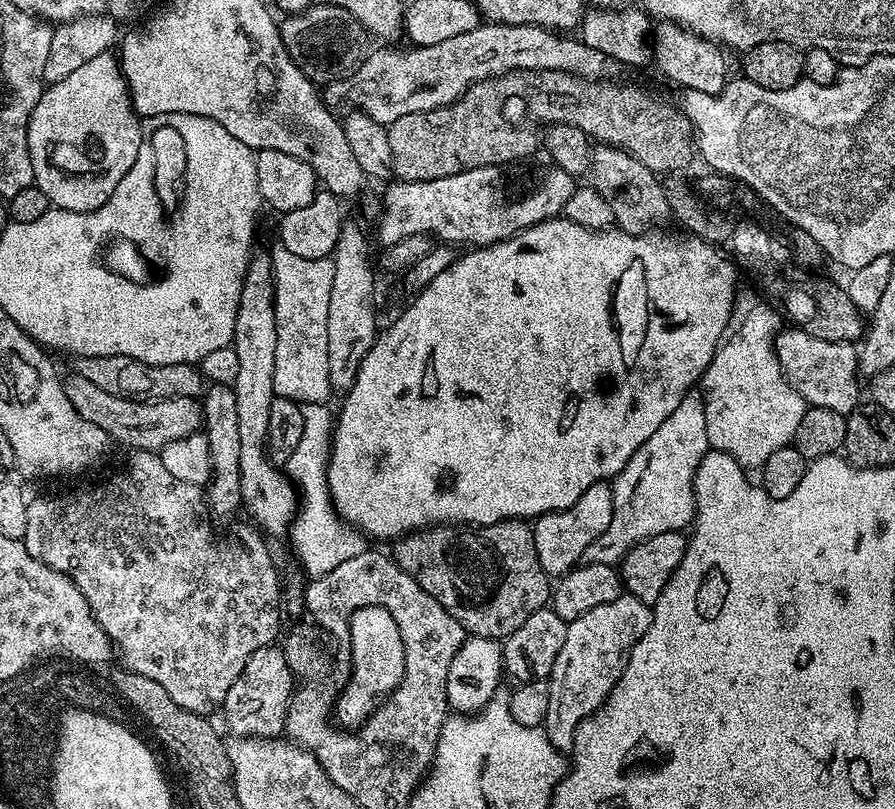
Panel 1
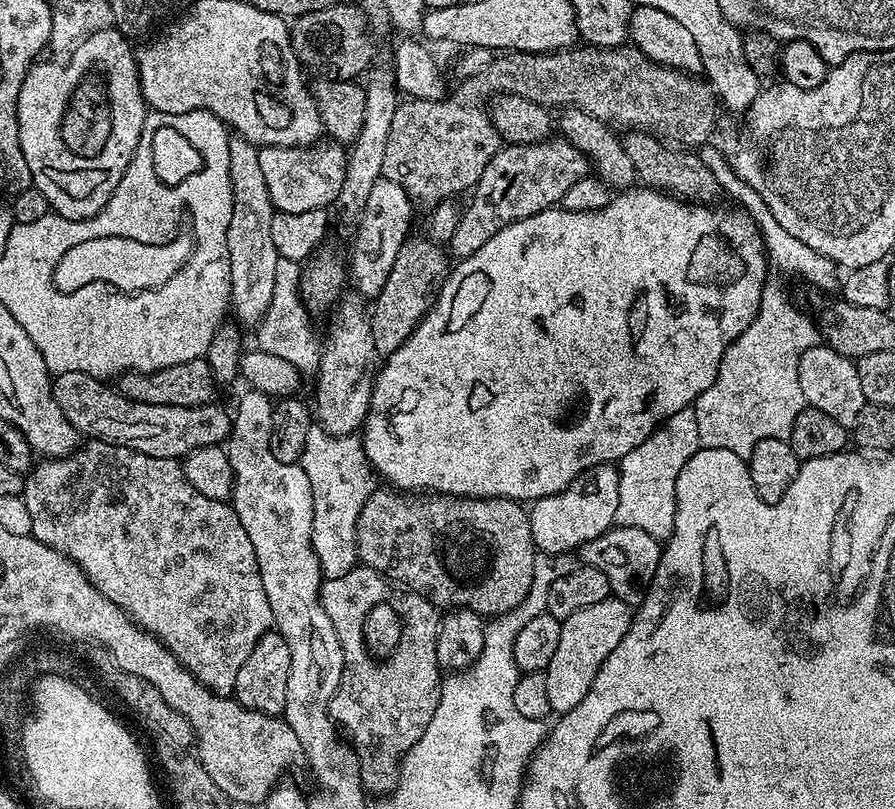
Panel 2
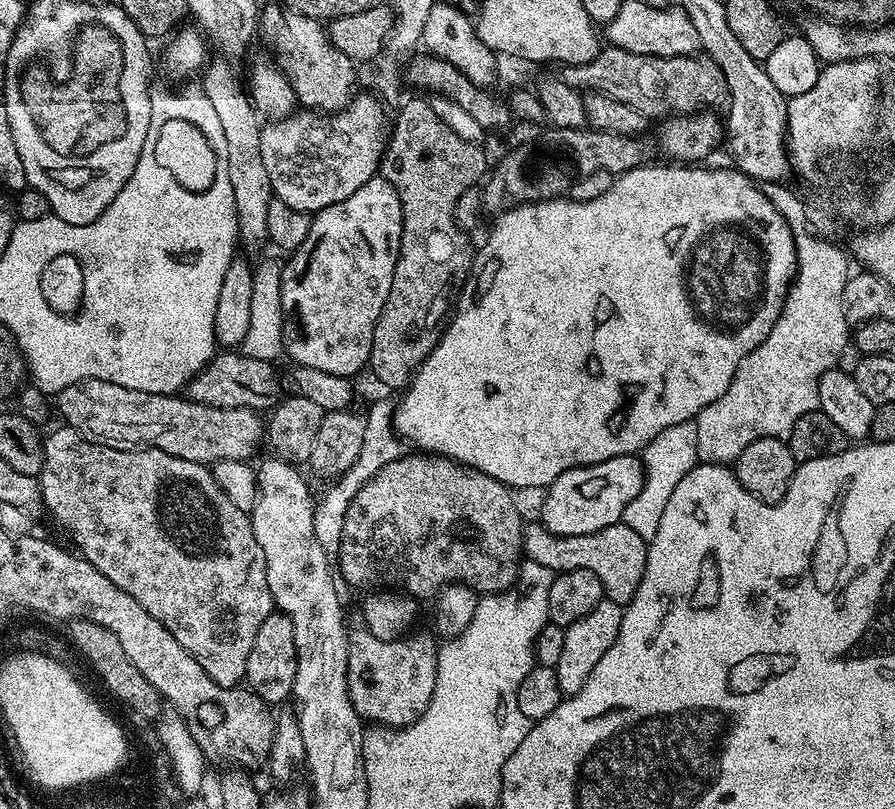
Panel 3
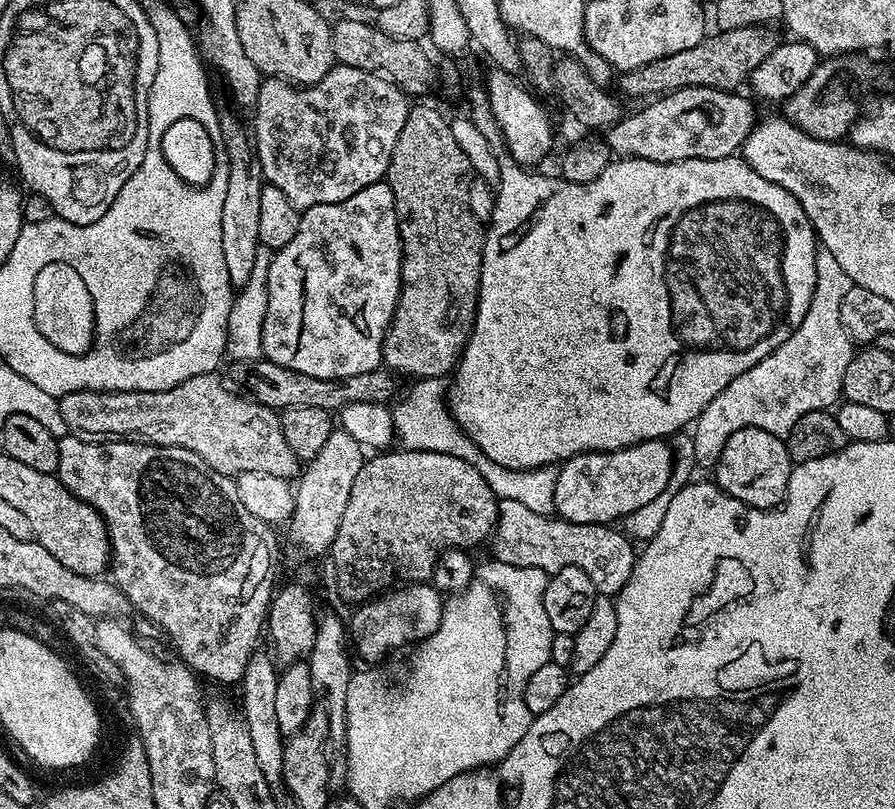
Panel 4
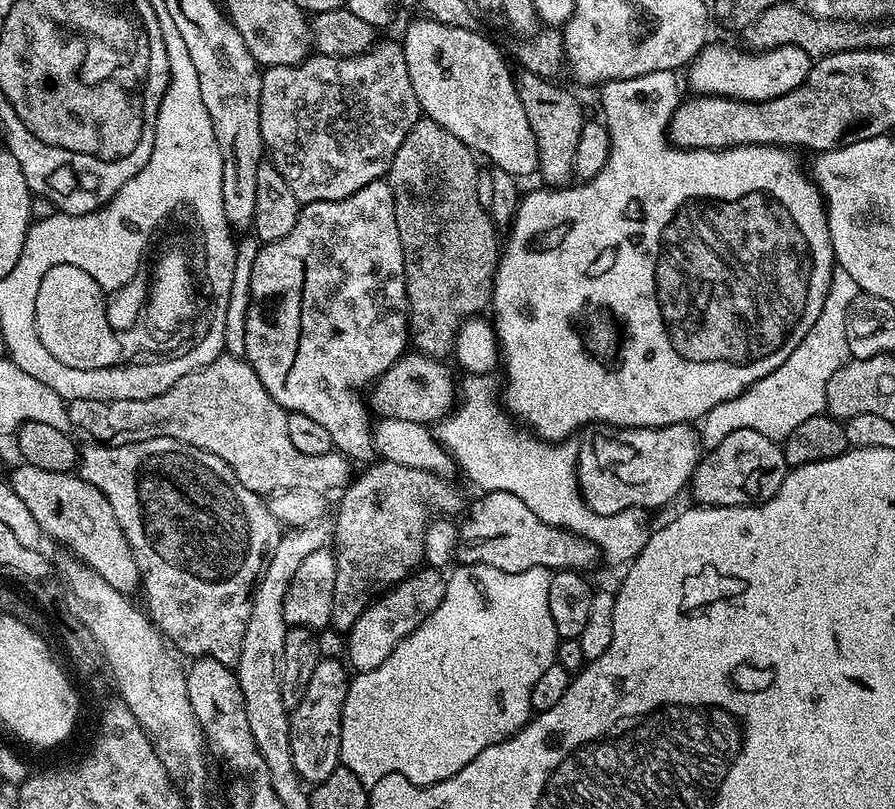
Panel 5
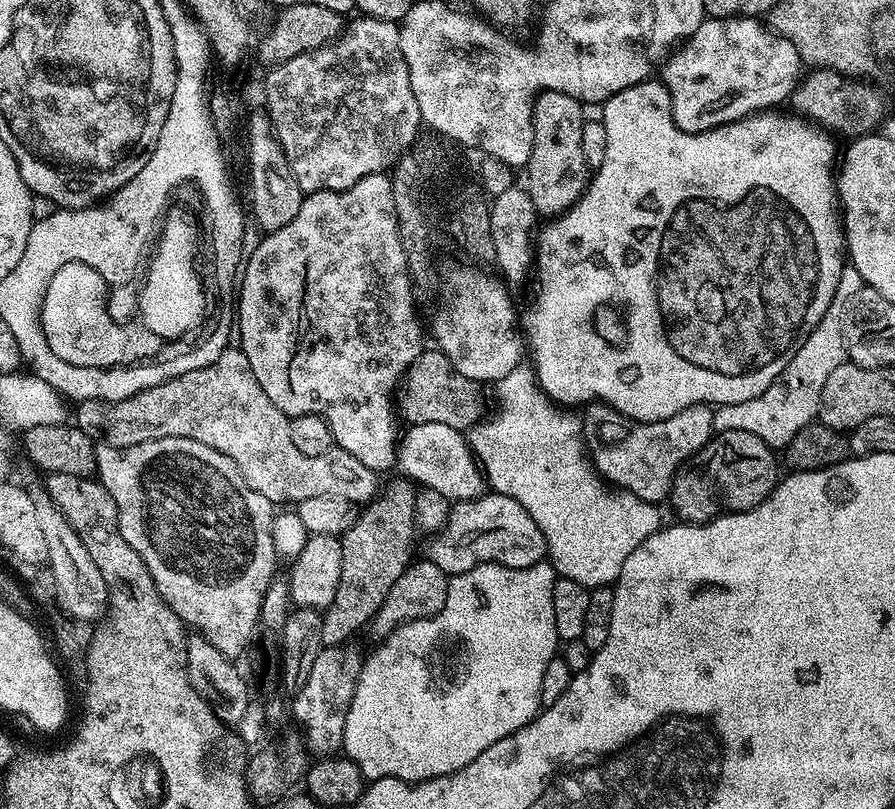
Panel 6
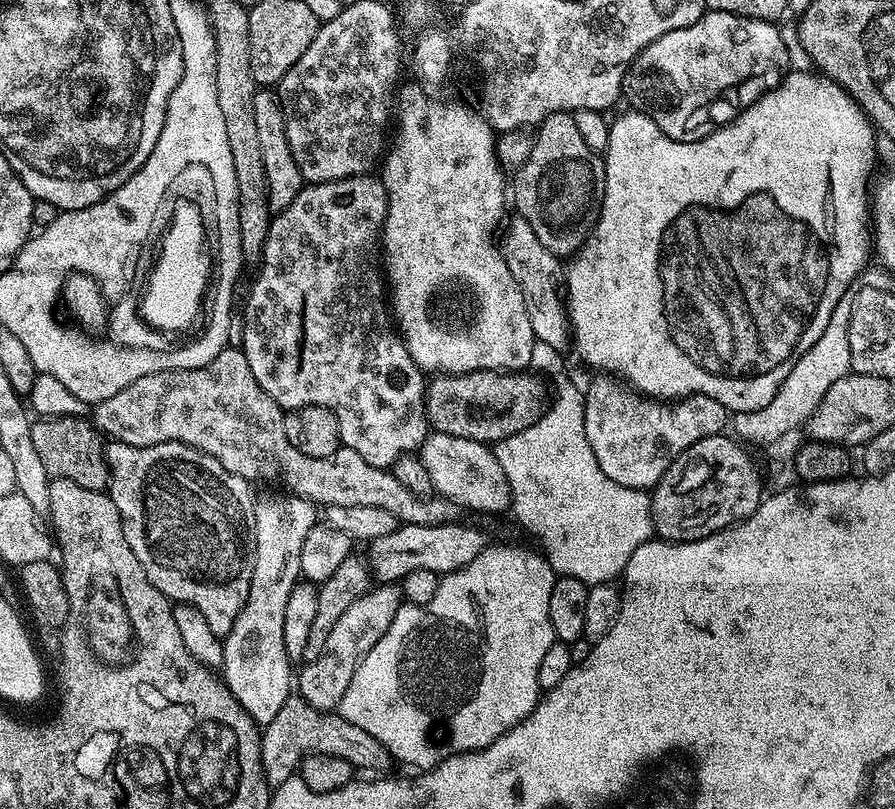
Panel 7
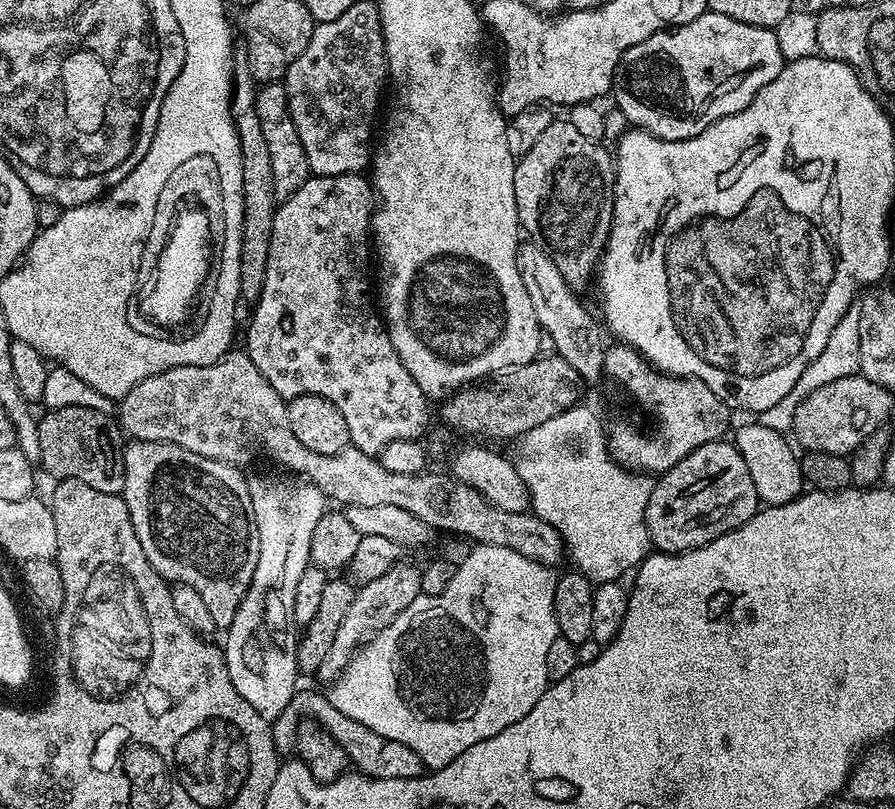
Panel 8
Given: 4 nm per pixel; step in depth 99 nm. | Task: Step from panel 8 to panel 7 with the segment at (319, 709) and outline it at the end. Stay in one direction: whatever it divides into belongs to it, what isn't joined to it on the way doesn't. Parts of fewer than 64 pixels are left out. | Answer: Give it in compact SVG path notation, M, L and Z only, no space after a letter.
M292 694L278 714L260 732L260 764L264 768L264 779L275 786L286 782L297 771L305 756L333 756L350 762L353 769L373 768L380 774L390 757L384 747L366 730L354 726L332 712L319 712L309 706L298 694Z

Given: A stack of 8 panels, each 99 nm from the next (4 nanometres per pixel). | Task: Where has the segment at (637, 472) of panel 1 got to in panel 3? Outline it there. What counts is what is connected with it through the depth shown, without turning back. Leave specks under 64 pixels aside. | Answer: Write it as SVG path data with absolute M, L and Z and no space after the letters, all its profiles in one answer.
M695 420L678 422L678 426L670 426L667 430L662 430L658 438L654 438L645 446L642 453L642 463L644 466L644 481L642 490L638 490L638 496L630 506L626 506L623 523L649 541L658 534L658 522L662 522L662 510L666 510L666 502L670 494L674 494L674 489L678 487L678 482L690 474L690 470L698 463L698 426Z

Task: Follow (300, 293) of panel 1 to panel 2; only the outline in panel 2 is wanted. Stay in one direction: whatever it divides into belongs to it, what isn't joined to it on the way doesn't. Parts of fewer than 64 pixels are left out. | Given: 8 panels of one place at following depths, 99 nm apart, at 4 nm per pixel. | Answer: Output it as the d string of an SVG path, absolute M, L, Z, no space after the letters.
M292 259L278 260L277 277L275 278L275 296L271 300L270 309L266 312L263 322L257 325L257 347L268 354L275 354L284 358L301 373L315 373L320 366L322 344L317 340L315 332L310 326L309 309L300 294L302 277L301 265Z

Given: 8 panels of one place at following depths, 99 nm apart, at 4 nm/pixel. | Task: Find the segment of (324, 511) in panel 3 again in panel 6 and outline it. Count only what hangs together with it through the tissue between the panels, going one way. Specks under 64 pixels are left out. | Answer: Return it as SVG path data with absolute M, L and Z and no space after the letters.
M522 362L502 378L504 384L495 381L494 392L498 404L504 408L504 420L497 420L494 415L476 424L466 436L472 447L485 477L486 484L493 492L514 498L534 518L538 530L544 539L547 559L552 559L551 567L556 567L557 577L573 580L589 590L615 585L620 576L622 562L634 554L634 550L650 534L659 532L662 527L660 512L651 500L638 498L632 492L608 483L596 471L584 443L584 425L575 411L561 406L550 399L536 376L531 363Z

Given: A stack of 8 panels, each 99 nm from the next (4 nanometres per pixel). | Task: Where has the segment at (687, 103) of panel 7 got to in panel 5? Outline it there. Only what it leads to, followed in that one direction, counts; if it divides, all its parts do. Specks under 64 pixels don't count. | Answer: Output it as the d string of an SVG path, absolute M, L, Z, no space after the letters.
M705 43L704 47L692 57L687 65L688 84L693 88L696 96L724 96L729 102L743 102L746 104L760 104L764 100L773 100L798 86L810 74L814 60L804 50L798 50L789 44L779 45L771 50L747 50L731 48L728 44Z

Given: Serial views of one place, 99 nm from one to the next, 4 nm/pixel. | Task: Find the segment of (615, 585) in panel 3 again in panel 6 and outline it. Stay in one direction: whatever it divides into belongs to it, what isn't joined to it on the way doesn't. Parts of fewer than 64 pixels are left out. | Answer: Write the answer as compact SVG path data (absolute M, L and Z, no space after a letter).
M489 491L477 500L461 500L448 509L448 522L431 537L426 558L449 578L479 564L534 568L545 559L544 539L530 514L514 498Z

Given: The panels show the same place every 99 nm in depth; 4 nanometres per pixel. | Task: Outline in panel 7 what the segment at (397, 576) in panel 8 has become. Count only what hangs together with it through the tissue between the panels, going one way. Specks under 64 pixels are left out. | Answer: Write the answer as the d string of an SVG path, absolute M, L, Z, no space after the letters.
M394 586L369 587L366 595L352 603L346 614L342 614L342 618L334 622L334 630L330 630L318 658L303 665L305 668L300 672L298 689L301 699L319 712L339 709L346 694L346 686L350 686L350 678L354 678L354 670L360 665L360 659L374 647L380 635L390 626L401 603L401 591Z

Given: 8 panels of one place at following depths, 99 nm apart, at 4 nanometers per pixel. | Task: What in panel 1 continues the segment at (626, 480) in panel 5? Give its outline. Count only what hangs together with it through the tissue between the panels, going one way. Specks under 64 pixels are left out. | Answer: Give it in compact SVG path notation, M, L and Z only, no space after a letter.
M607 483L590 486L566 510L548 512L545 516L535 517L532 524L534 550L538 550L538 562L550 578L559 578L582 561L582 550L590 546L610 526L610 514L614 514L612 489Z

